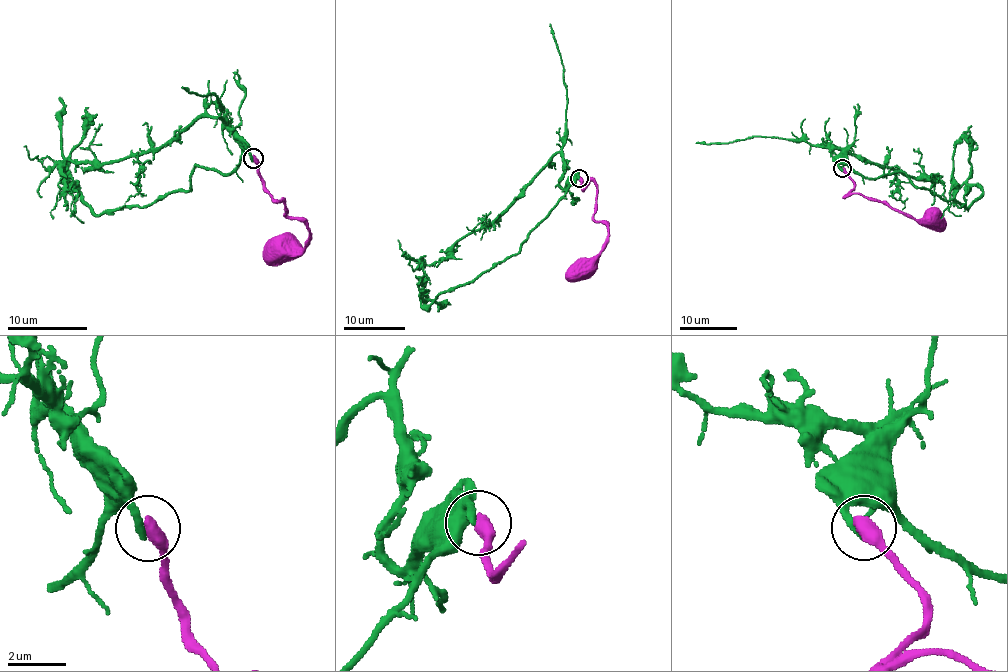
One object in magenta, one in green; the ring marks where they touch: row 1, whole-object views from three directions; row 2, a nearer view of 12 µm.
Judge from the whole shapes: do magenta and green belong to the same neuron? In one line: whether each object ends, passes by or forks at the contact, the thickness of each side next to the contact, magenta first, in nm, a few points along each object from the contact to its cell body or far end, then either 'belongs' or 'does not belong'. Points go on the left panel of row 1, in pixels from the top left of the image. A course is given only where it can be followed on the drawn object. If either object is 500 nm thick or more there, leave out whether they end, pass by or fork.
550/300 nm | magenta via (254, 158), (264, 189), (284, 199), (285, 214), (309, 228), (304, 248), (280, 247) | green via (252, 158), (245, 153), (232, 172), (220, 174), (198, 166), (188, 190), (96, 214), (63, 179), (59, 96) | does not belong

